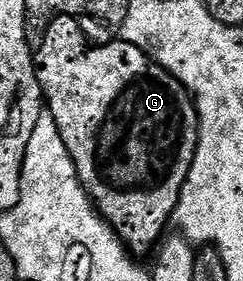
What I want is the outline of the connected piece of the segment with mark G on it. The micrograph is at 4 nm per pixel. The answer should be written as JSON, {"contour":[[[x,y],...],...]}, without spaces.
{"contour":[[[57,16],[46,25],[47,33],[43,36],[39,48],[34,53],[35,73],[39,76],[39,85],[43,87],[43,98],[46,111],[51,112],[55,119],[53,125],[62,147],[68,156],[75,163],[75,173],[79,176],[79,181],[83,183],[83,188],[91,198],[91,203],[95,205],[100,216],[107,221],[107,225],[115,231],[115,235],[123,241],[124,245],[132,253],[147,252],[155,243],[160,243],[159,235],[166,230],[167,224],[172,223],[175,215],[175,207],[179,204],[179,195],[185,186],[185,178],[193,166],[193,158],[197,154],[199,145],[199,109],[195,107],[195,101],[190,92],[184,88],[183,83],[177,77],[171,75],[156,64],[151,57],[146,56],[137,46],[127,44],[122,38],[115,38],[112,44],[90,44],[87,36],[83,33],[80,21],[74,16]]]}

